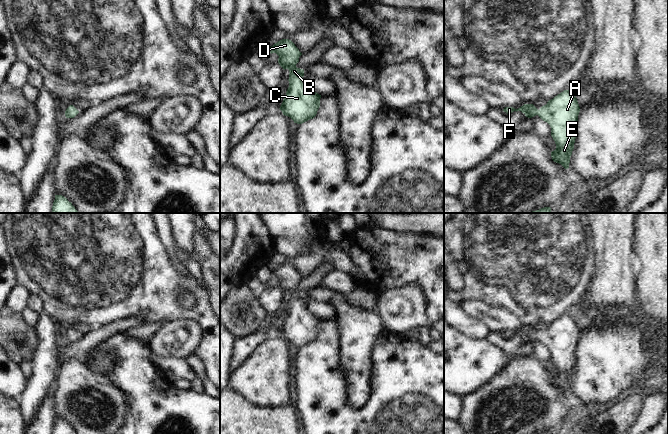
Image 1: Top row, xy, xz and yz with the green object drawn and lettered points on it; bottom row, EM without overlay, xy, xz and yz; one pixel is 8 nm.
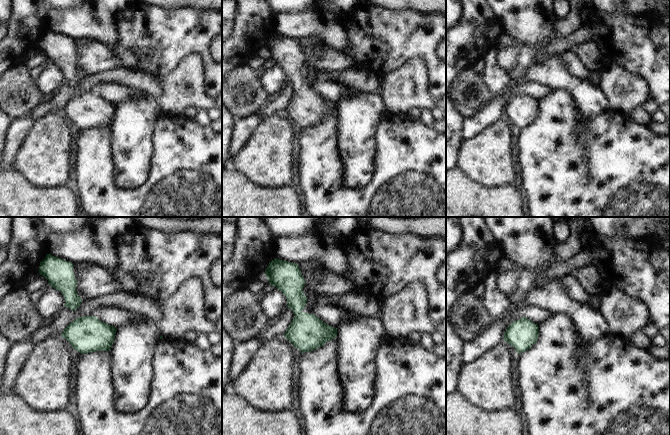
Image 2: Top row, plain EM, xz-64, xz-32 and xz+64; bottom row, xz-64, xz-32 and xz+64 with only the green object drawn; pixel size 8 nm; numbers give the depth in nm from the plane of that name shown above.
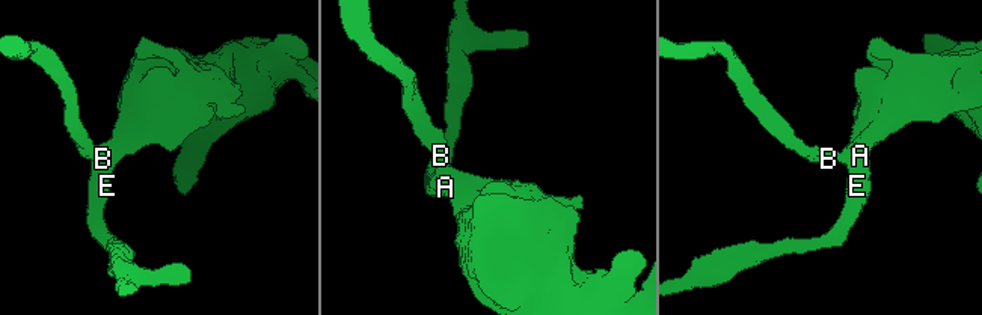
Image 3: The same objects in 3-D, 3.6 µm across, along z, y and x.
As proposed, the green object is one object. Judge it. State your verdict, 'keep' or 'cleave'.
keep

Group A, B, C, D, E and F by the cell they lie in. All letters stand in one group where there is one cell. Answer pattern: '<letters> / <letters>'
A B C D E F

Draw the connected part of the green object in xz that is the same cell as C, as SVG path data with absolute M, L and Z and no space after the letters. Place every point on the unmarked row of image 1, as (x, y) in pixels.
M289 263L278 265L269 274L279 280L279 289L290 296L289 311L279 333L297 348L313 343L320 331L321 319L302 306L304 294L296 291L302 277Z

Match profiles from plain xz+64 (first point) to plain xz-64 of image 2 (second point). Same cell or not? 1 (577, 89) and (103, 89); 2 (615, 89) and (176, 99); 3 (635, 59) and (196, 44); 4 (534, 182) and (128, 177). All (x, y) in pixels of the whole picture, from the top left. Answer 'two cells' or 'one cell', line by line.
1: two cells
2: one cell
3: one cell
4: two cells

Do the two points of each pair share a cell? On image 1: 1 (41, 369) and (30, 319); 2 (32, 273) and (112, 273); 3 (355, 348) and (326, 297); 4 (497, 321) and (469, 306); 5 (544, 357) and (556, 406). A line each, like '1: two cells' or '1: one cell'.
1: two cells
2: one cell
3: one cell
4: one cell
5: two cells

